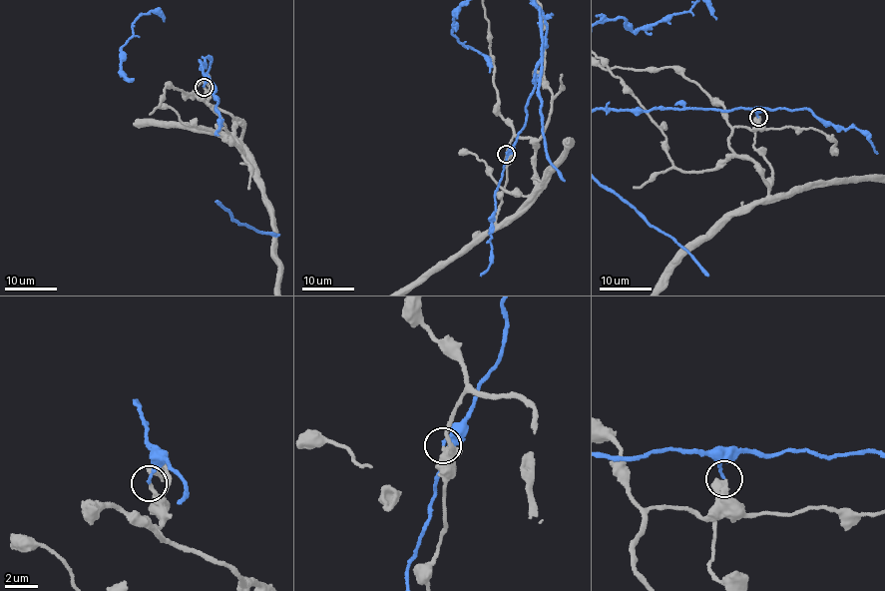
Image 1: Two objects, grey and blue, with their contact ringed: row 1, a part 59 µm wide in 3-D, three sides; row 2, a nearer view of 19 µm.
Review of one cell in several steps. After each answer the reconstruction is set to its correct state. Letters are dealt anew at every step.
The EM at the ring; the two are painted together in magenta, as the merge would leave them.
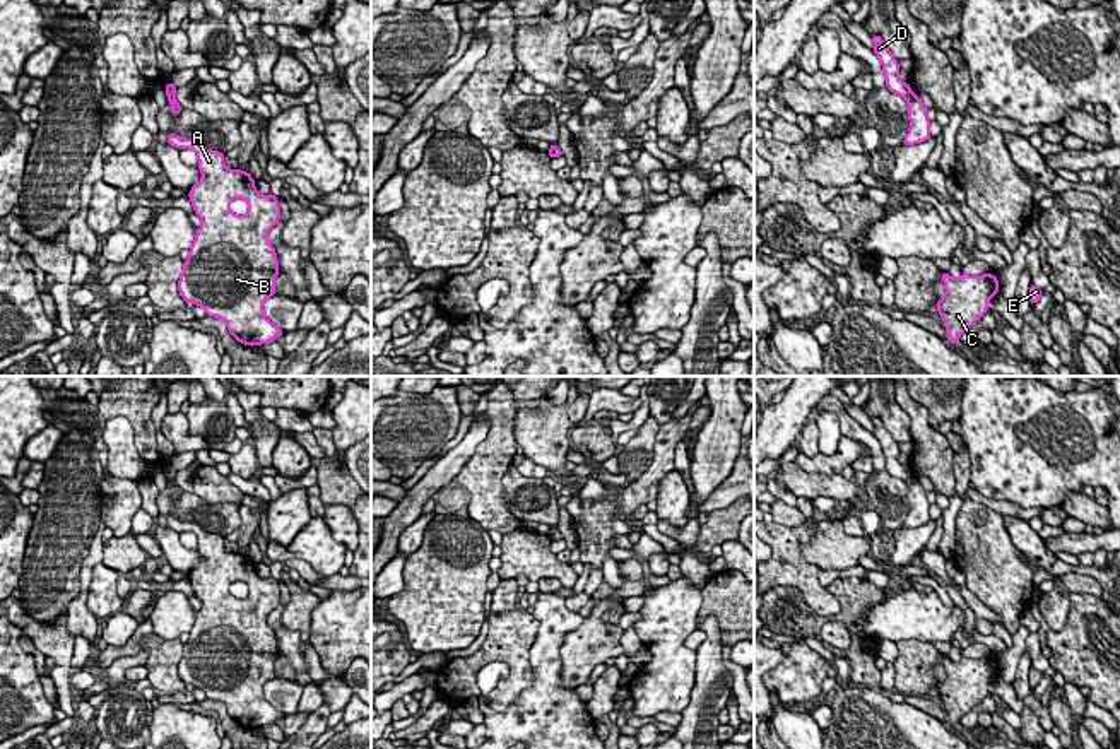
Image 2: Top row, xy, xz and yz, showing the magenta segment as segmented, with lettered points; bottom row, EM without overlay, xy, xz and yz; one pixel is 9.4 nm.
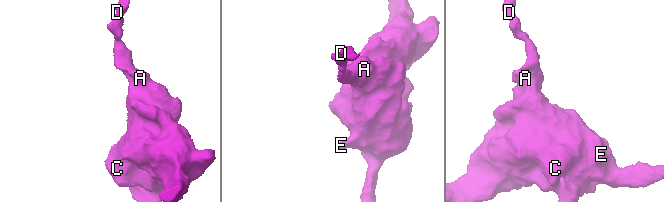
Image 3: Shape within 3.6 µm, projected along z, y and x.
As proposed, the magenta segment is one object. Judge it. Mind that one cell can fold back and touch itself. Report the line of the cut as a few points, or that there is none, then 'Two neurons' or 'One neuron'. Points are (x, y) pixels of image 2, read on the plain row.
Split along yz (912, 476), (905, 481). Two neurons

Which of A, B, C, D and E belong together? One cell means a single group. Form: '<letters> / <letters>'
A B C E / D

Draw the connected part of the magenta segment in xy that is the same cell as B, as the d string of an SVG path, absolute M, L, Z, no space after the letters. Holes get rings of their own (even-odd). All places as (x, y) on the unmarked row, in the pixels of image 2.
M168 516L168 527L180 532L193 532L198 542L202 563L192 569L188 581L195 597L202 602L190 638L183 645L183 655L178 663L180 679L192 687L198 687L209 699L226 705L229 717L245 728L262 728L275 725L286 718L275 710L263 694L263 686L275 679L275 660L279 645L275 631L268 626L268 614L280 604L279 581L275 578L260 578L255 563L241 552L229 552L224 547L224 535L205 532L193 522ZM245 581L248 597L236 599L229 585Z

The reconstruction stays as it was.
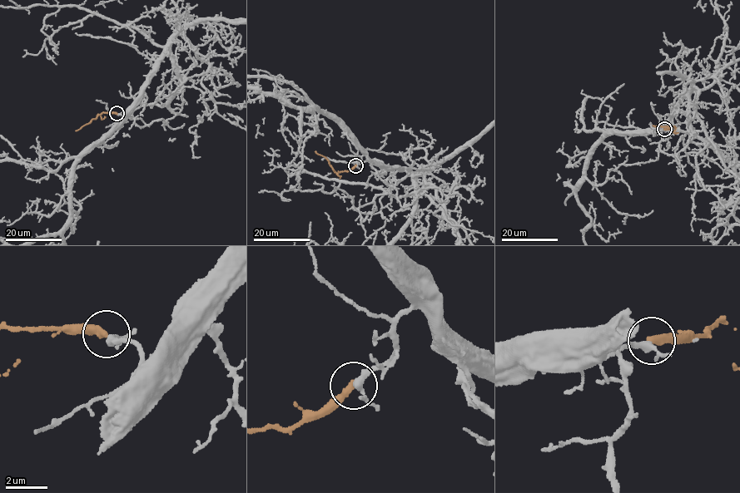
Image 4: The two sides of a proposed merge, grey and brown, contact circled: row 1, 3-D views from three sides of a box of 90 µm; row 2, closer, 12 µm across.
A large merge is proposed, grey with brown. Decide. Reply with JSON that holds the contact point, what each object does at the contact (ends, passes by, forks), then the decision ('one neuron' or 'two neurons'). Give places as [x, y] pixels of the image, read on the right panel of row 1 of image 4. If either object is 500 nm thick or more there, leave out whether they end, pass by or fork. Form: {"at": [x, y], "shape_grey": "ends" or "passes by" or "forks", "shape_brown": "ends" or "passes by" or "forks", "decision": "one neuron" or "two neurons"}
{"at": [664, 129], "shape_grey": "passes by", "shape_brown": "ends", "decision": "one neuron"}

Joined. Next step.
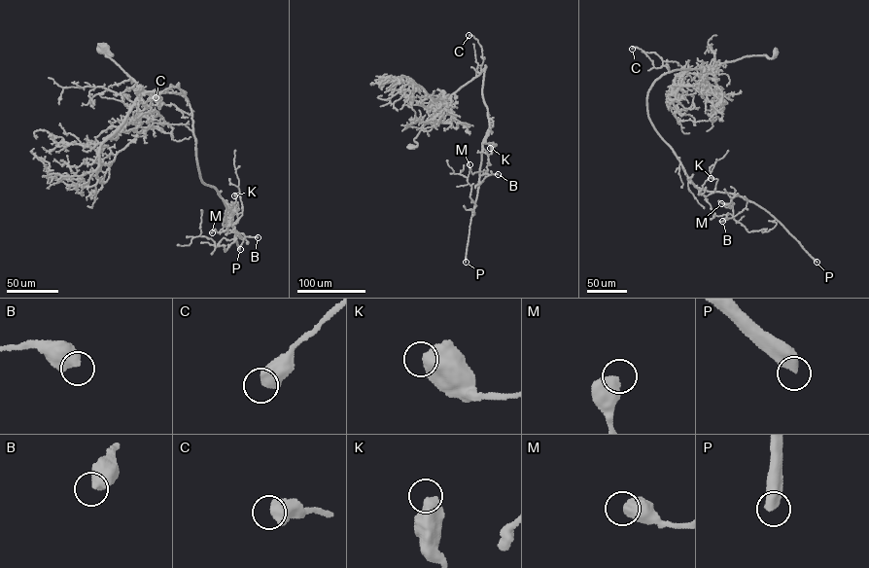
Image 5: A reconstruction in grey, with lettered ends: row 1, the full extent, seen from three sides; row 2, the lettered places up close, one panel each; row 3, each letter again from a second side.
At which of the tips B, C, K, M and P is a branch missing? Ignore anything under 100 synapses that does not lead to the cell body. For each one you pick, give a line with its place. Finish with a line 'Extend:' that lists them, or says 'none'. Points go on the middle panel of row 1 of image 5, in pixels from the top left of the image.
P: Place: (466, 262)
Extend: P

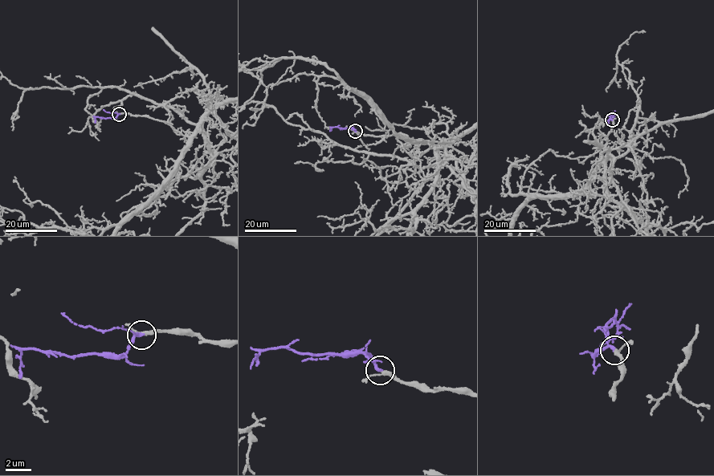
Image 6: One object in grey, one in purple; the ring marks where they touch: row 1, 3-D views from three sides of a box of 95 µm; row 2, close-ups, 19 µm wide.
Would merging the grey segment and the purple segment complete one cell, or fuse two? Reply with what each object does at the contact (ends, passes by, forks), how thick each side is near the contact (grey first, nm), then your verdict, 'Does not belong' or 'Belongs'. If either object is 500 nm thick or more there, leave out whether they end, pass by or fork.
At the ring grey passes by. At the ring purple passes by. Thickness 220 nm (grey) against 190 nm. Belongs

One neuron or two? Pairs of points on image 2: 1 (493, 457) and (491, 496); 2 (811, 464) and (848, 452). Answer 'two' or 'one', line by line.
1: one
2: one

